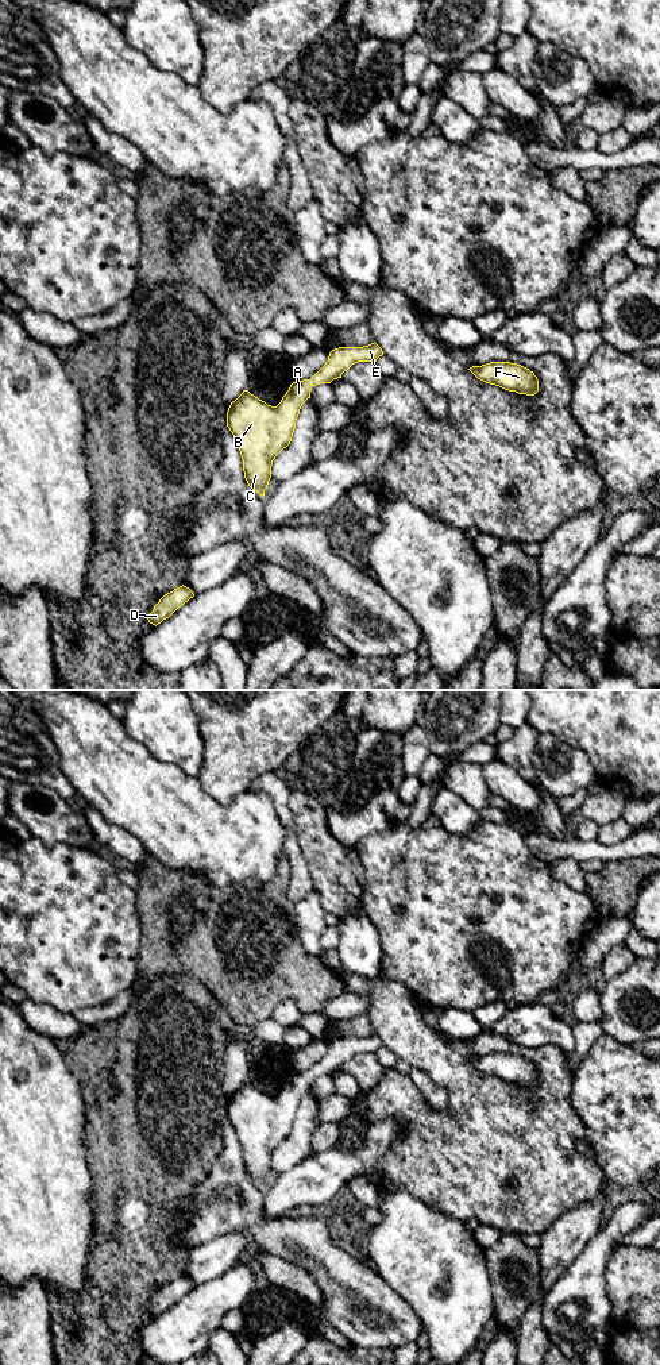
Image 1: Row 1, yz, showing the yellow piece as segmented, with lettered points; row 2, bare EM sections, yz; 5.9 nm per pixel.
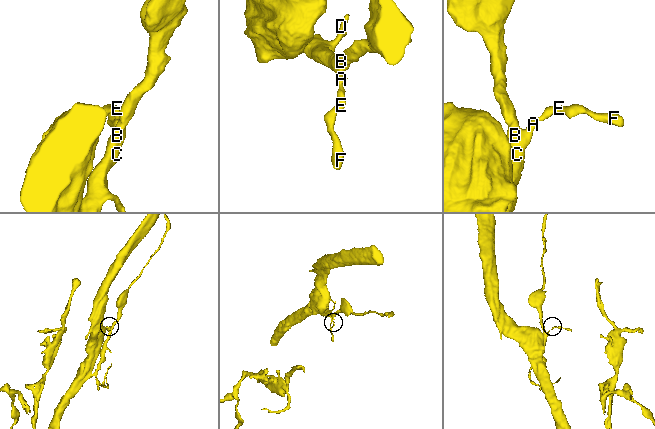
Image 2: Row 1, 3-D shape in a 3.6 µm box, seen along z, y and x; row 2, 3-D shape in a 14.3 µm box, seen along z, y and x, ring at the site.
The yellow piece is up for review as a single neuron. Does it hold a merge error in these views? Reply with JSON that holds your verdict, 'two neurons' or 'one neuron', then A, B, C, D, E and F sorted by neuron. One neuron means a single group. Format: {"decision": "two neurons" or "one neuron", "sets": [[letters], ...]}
{"decision": "one neuron", "sets": [["A", "B", "C", "D", "E", "F"]]}

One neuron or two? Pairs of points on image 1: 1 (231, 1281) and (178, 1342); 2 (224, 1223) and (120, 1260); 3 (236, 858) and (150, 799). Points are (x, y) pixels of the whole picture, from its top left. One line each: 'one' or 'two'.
1: one
2: two
3: one

